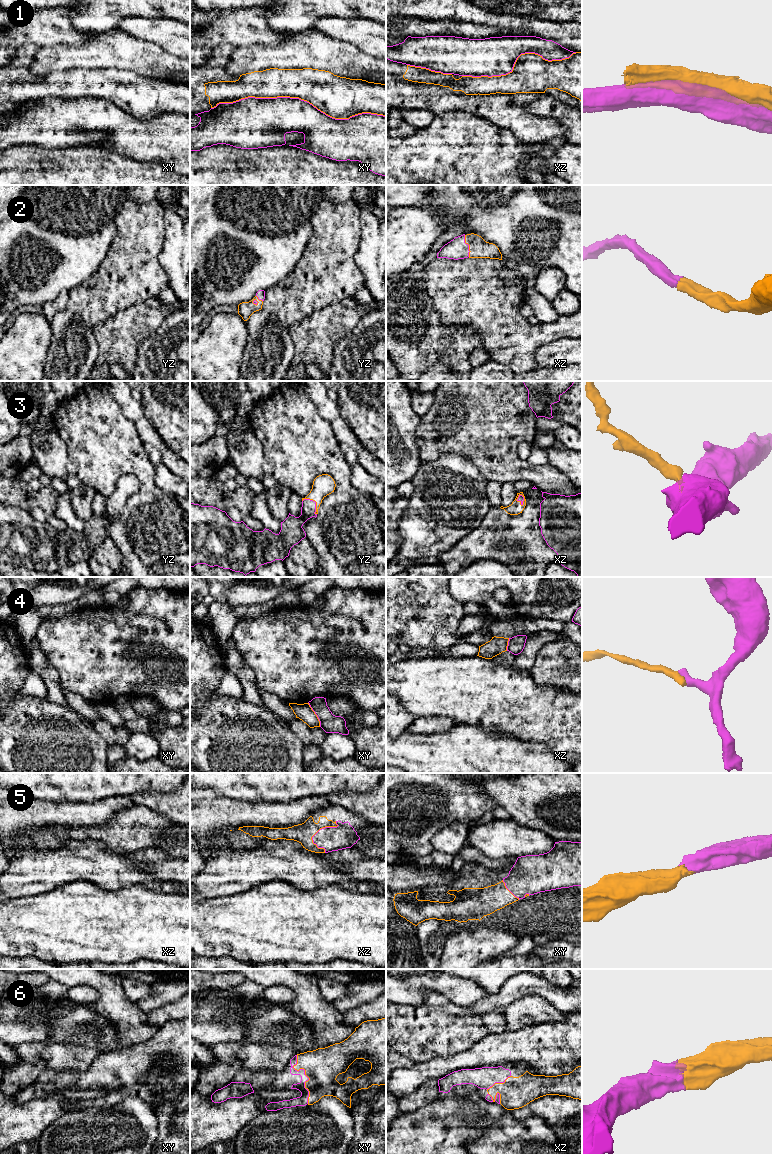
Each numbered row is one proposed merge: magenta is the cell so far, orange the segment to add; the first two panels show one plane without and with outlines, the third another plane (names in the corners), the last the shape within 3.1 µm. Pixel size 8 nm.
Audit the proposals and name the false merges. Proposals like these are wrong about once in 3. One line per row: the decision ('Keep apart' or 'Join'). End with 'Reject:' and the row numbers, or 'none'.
1: Keep apart
2: Join
3: Join
4: Keep apart
5: Join
6: Join
Reject: 1, 4

